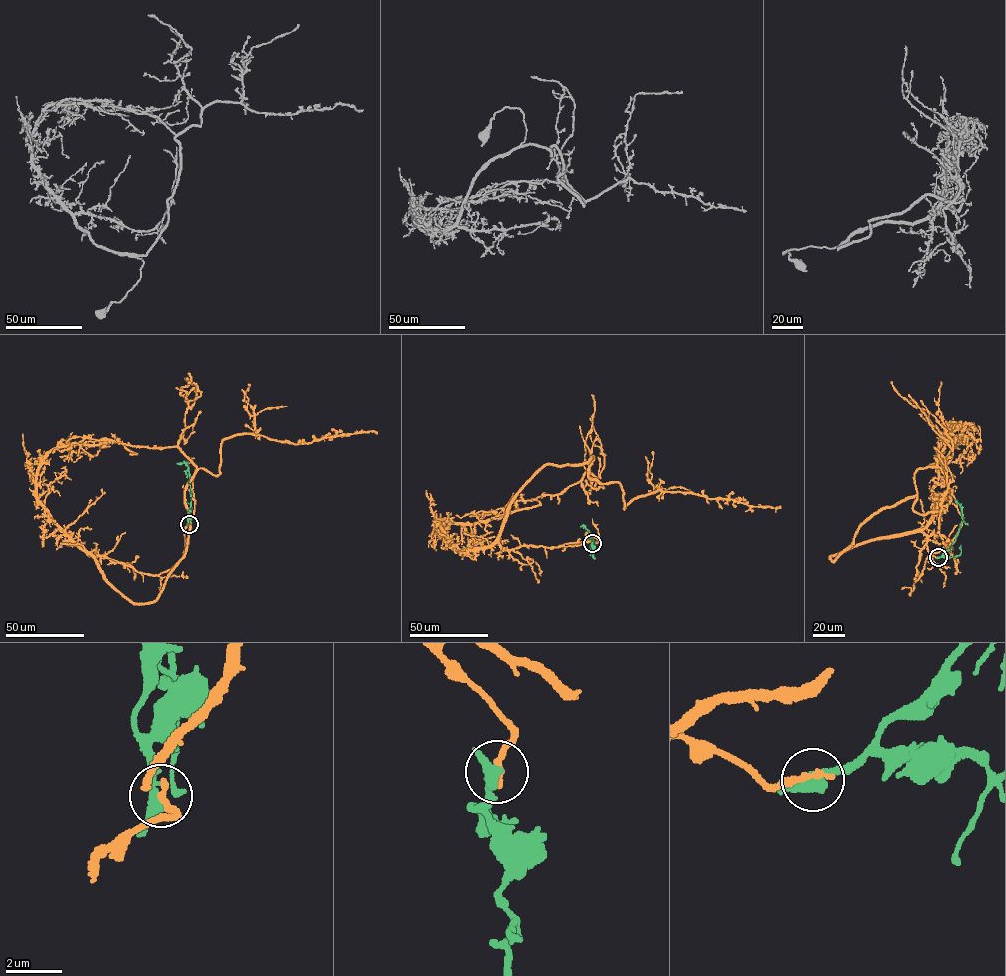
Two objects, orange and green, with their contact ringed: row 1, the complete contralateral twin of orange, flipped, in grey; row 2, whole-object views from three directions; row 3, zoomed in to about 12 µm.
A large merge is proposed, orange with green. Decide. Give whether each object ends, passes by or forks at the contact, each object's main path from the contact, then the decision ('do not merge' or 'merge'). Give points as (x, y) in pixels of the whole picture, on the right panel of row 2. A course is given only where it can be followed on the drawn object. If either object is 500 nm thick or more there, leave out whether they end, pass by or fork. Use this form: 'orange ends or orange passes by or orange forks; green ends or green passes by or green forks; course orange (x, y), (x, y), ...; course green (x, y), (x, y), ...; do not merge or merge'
orange ends; green passes by; course orange (938, 557), (914, 579), (915, 532), (830, 560), (886, 508), (947, 497), (955, 574); course green (938, 557), (949, 547), (960, 528), (962, 513), (957, 499); do not merge

